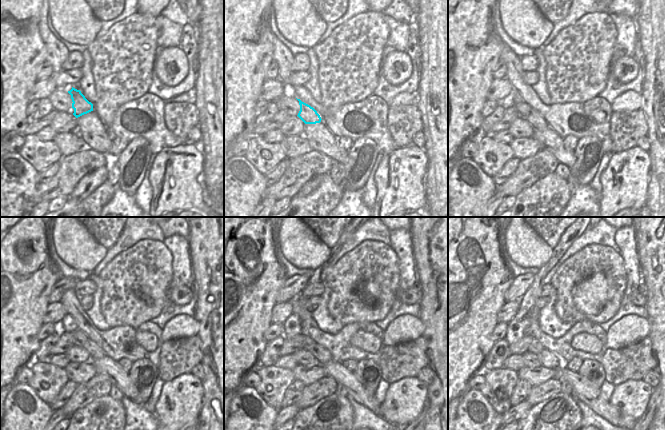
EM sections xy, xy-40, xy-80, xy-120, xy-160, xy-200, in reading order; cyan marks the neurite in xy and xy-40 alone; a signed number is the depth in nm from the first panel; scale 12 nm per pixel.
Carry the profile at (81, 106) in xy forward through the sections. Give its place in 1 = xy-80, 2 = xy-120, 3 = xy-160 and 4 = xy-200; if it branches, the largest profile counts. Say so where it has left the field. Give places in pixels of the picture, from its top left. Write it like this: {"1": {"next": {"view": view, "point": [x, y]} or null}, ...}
{"1": {"next": {"view": "xy-80", "point": [534, 118]}}, "2": {"next": {"view": "xy-120", "point": [95, 351]}}, "3": {"next": {"view": "xy-160", "point": [323, 356]}}, "4": {"next": {"view": "xy-200", "point": [548, 359]}}}

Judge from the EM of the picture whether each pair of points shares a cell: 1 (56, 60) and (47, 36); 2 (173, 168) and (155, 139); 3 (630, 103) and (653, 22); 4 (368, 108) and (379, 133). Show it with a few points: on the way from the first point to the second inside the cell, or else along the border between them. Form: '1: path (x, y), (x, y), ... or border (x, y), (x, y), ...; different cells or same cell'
1: path (56, 54), (56, 50), (51, 42); same cell
2: border (184, 142), (175, 146), (164, 147), (156, 154); different cells
3: border (640, 94), (642, 99), (641, 108); different cells
4: path (370, 114), (375, 122), (375, 127); same cell

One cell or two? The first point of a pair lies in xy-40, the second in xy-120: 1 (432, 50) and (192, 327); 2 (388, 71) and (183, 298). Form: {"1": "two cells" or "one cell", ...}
{"1": "two cells", "2": "one cell"}

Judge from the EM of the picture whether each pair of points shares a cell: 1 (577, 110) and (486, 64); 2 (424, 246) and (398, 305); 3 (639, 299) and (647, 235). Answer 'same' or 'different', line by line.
1: different
2: different
3: different

